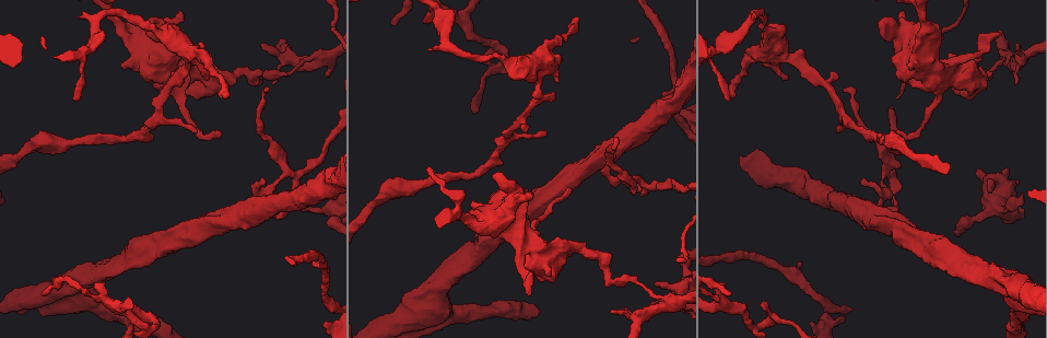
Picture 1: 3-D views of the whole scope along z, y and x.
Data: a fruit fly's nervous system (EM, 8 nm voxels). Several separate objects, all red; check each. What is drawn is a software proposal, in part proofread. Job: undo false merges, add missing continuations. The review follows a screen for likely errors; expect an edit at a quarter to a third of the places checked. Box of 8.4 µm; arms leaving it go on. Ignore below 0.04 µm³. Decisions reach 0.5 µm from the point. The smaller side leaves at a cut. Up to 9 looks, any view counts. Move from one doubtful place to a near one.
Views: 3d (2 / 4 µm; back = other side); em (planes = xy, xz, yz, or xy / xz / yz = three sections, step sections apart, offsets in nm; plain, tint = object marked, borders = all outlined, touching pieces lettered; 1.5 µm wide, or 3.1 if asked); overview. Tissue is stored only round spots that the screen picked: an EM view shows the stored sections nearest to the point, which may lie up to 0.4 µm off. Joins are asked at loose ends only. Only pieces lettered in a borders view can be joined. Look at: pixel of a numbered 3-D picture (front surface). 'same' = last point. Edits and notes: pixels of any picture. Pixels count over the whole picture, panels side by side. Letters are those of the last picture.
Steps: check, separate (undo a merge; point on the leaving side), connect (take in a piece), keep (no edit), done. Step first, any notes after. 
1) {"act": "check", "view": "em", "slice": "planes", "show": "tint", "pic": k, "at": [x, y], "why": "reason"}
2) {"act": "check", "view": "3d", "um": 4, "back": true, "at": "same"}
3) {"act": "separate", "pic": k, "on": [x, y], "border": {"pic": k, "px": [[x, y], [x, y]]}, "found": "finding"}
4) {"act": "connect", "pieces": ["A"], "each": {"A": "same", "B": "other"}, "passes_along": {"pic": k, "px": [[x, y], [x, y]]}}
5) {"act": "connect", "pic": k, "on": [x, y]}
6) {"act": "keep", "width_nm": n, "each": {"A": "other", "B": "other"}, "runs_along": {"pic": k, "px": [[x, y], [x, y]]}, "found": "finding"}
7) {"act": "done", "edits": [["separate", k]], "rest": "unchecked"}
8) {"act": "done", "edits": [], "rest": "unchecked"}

{"act": "check", "view": "em", "slice": "planes", "show": "borders", "pic": 1, "at": [299, 173], "why": "abrupt turn"}

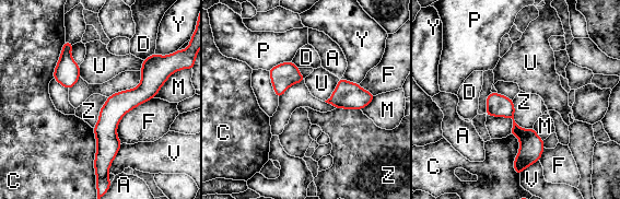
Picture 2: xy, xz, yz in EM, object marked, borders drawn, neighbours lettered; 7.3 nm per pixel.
{"act": "keep", "width_nm": 170, "each": {"A": "other", "C": "other", "D": "other", "F": "other", "M": "other", "P": "other", "U": "other", "V": "other", "Y": "other", "Z": "other"}, "runs_along": {"pic": 2, "px": [[166, 58], [108, 120], [103, 166]]}, "found": "continuous, no second cell"}

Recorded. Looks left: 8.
{"act": "check", "view": "em", "slice": "planes", "show": "plain", "pic": 1, "at": [652, 293], "why": "narrows sharply"}

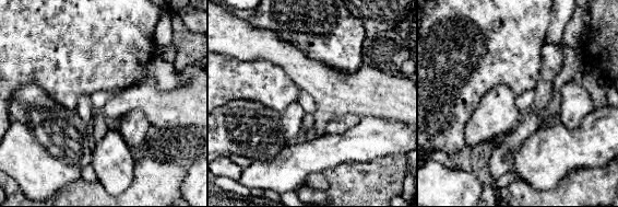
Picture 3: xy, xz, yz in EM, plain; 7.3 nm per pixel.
{"act": "check", "view": "em", "slice": "planes", "show": "borders", "at": "same", "why": "see the neighbours"}

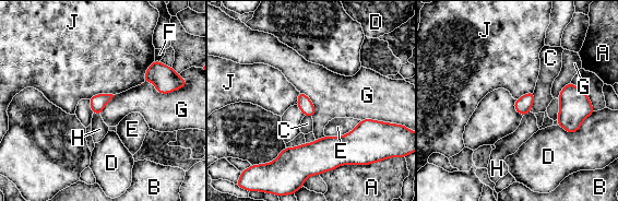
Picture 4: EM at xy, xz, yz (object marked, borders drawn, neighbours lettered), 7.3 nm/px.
{"act": "keep", "width_nm": 110, "each": {"A": "other", "B": "other", "C": "other", "D": "other", "E": "other", "F": "other", "G": "other", "H": "other", "J": "other"}, "border": {"pic": 4, "px": [[142, 83], [176, 91]]}, "found": "continuous, no second cell"}

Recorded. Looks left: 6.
{"act": "check", "view": "em", "slice": "planes", "show": "borders", "pic": 1, "at": [901, 12], "why": "an open end"}

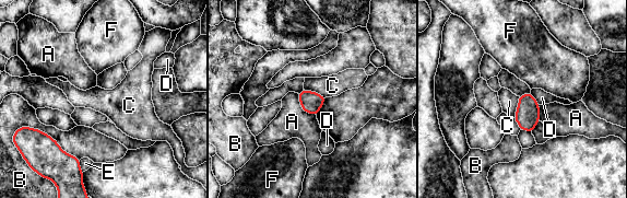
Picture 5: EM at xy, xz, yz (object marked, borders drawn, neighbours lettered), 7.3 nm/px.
{"act": "keep", "each": {"A": "other", "B": "other", "C": "other", "D": "other", "E": "other", "F": "other"}, "border": {"pic": 5, "px": [[304, 89], [315, 91], [324, 97]]}, "found": "no lettered piece goes on from it"}

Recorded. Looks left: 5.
{"act": "check", "view": "3d", "um": 2, "pic": 1, "at": [45, 293]}

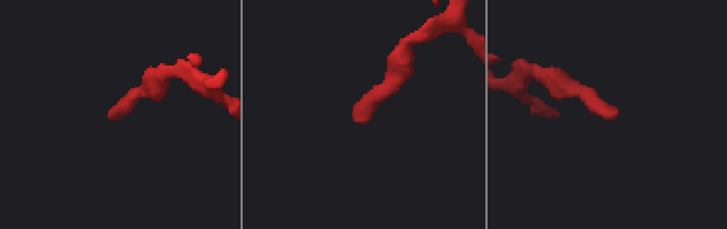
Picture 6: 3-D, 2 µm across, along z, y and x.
{"act": "check", "view": "em", "slice": "planes", "show": "plain", "pic": 6, "at": [117, 115], "why": "shape alone is not enough"}

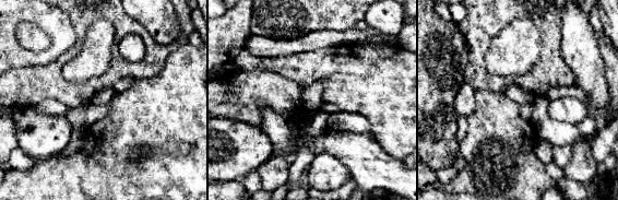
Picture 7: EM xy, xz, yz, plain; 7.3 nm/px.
{"act": "check", "view": "em", "slice": "planes", "show": "borders", "at": "same", "why": "see the neighbours"}

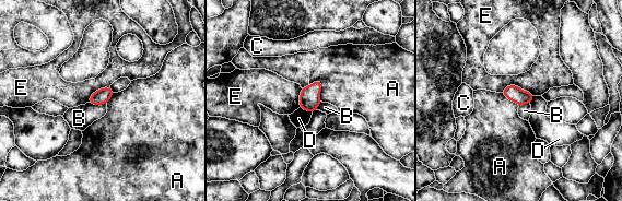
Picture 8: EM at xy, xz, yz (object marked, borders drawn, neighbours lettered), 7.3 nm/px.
{"act": "keep", "each": {"A": "other", "B": "other", "C": "other", "D": "other", "E": "other"}, "border": {"pic": 8, "px": [[89, 102], [92, 104], [106, 103]]}, "found": "no lettered piece goes on from it"}

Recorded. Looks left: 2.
{"act": "done", "edits": [], "rest": "unchecked"}

